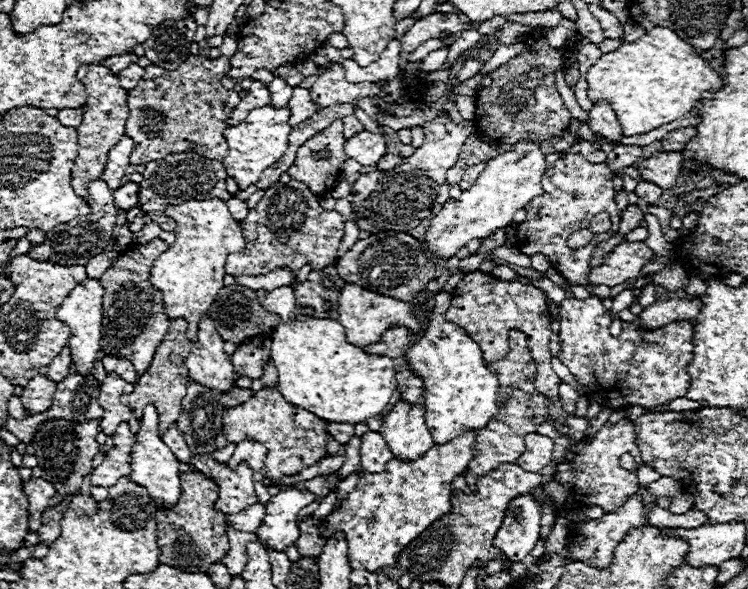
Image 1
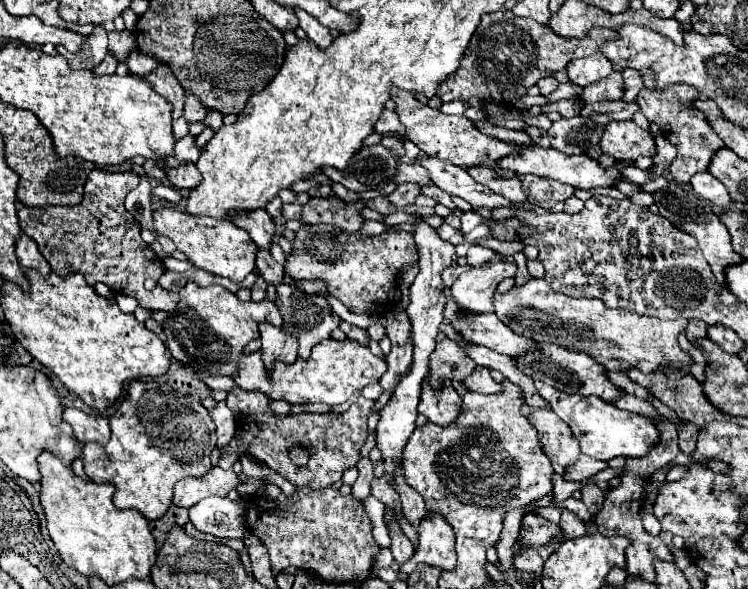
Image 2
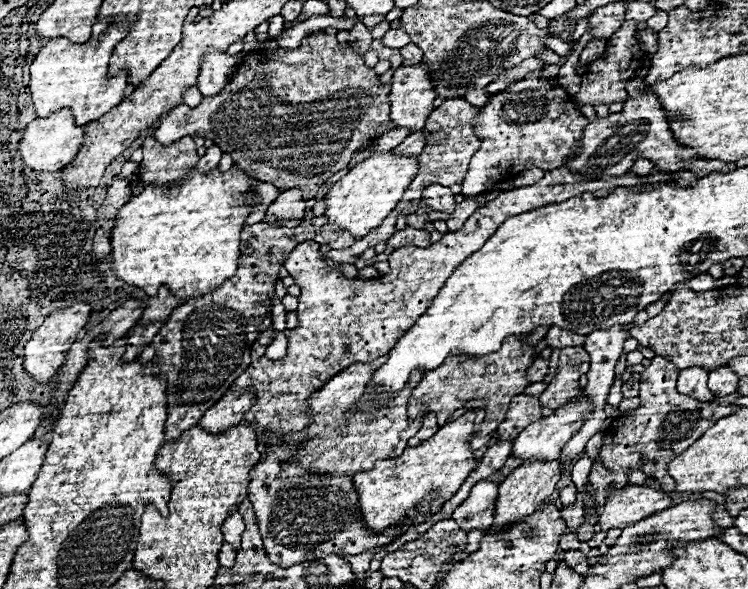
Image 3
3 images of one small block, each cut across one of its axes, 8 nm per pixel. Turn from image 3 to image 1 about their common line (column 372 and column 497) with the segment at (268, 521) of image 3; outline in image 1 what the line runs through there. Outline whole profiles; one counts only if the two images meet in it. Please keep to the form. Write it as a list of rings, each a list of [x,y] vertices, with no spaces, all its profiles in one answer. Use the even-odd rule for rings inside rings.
[[[522,494],[510,502],[502,528],[494,536],[494,546],[500,548],[510,562],[522,562],[540,540],[540,508],[532,494]]]

